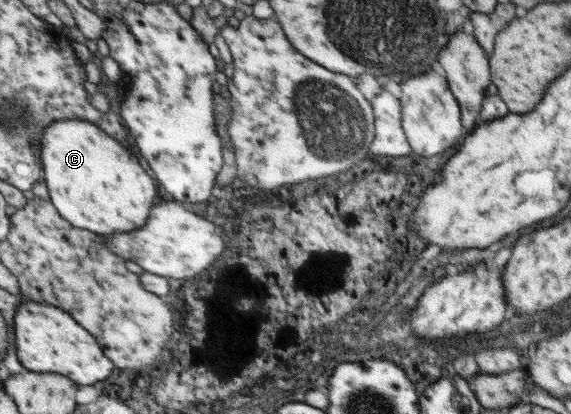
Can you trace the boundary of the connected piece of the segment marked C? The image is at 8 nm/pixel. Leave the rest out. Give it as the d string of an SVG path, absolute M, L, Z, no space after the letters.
M79 118L51 123L45 129L42 147L50 200L71 225L113 235L139 229L147 223L157 197L157 185L141 167L134 149L111 137L95 122Z

